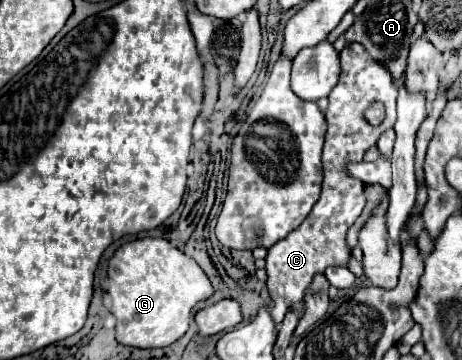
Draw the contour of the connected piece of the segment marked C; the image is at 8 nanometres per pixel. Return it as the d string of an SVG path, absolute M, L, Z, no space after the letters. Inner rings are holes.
M358 43L346 45L346 49L340 51L342 61L342 73L328 95L330 105L326 111L328 121L328 133L322 153L322 169L324 169L324 181L322 181L322 193L310 215L302 221L302 225L288 233L282 241L274 243L268 249L266 255L266 273L268 273L268 291L270 297L278 299L278 289L282 289L284 303L288 309L298 309L298 317L304 315L304 295L310 287L310 281L316 273L324 273L326 267L348 267L350 261L350 249L346 245L346 233L352 227L352 223L360 217L366 197L364 197L364 183L350 177L346 173L348 163L362 161L366 149L376 145L380 135L390 129L396 121L396 95L398 87L392 79L390 69L382 65L380 61L374 61L366 49ZM380 103L386 109L386 119L374 127L364 119L364 113L370 105Z

